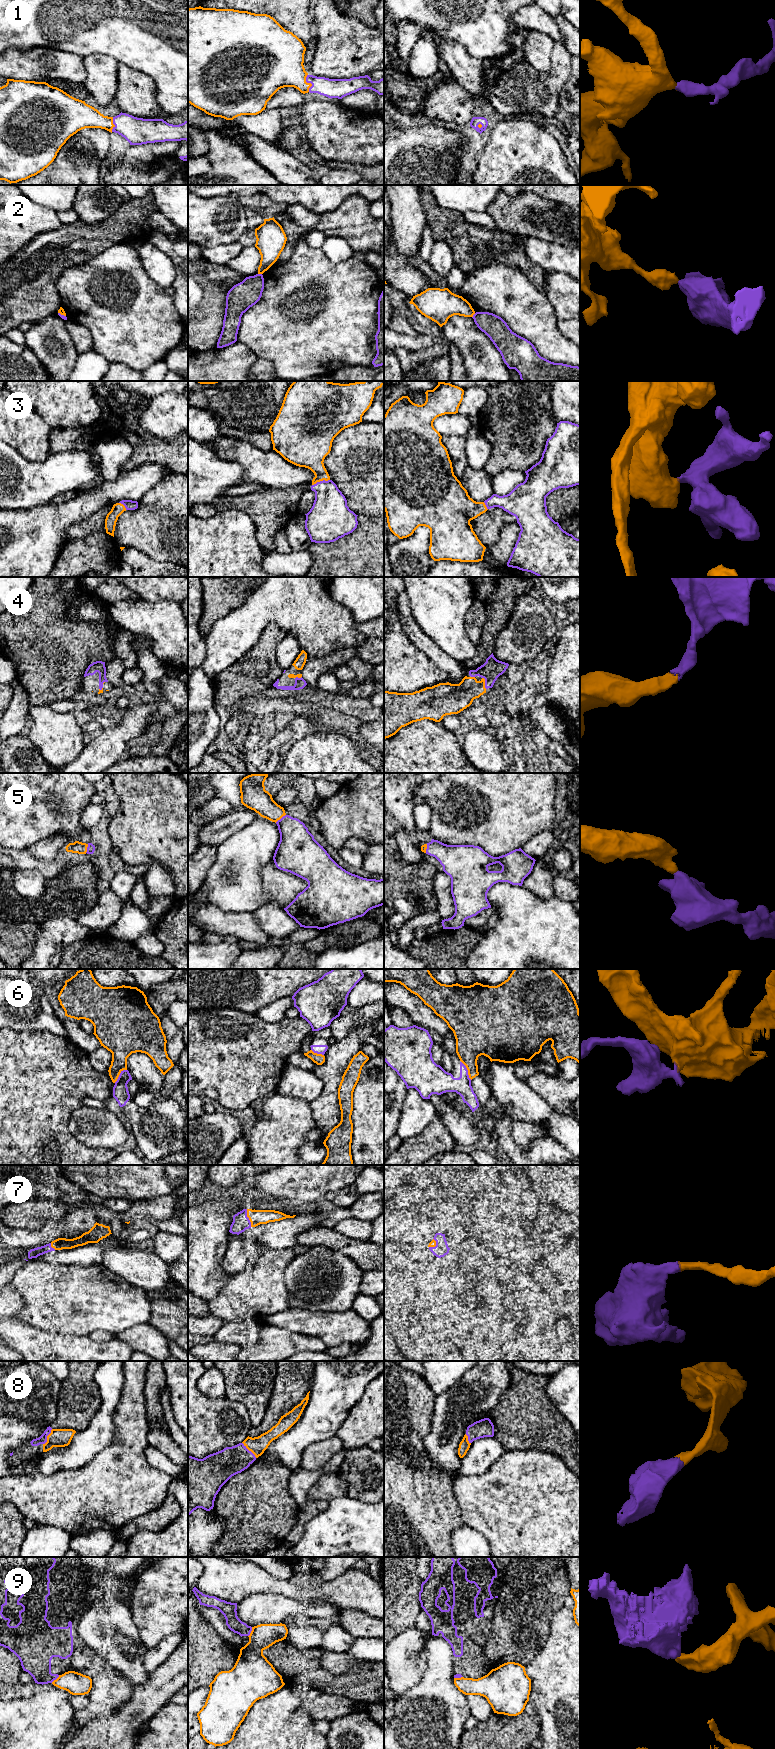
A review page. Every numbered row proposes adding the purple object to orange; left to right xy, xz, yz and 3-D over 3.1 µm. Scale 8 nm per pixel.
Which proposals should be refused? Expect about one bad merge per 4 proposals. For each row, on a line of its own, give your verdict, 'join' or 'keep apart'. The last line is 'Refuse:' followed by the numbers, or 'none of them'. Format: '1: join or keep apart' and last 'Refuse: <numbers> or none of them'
1: join
2: keep apart
3: join
4: join
5: join
6: keep apart
7: join
8: join
9: keep apart
Refuse: 2, 6, 9

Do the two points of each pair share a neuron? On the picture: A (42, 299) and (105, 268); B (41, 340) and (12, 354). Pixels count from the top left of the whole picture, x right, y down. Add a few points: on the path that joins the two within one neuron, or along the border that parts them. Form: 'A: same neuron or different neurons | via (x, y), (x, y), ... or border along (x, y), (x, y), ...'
A: different neurons | border along (67, 269), (55, 281), (61, 306)
B: different neurons | border along (24, 343), (42, 364)

